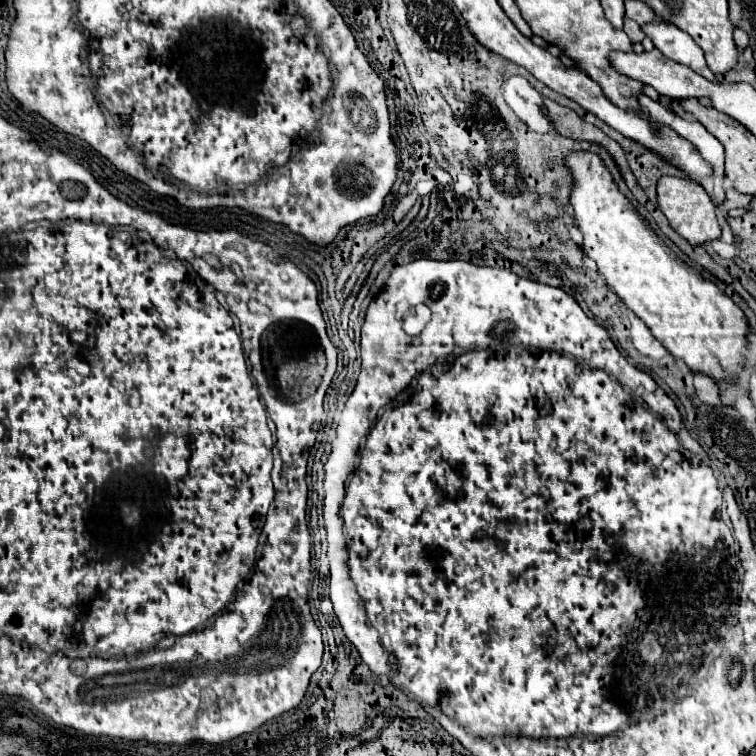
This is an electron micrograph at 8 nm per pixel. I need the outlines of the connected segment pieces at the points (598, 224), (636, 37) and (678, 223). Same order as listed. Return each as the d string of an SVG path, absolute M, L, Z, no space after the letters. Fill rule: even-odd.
M570 151L564 159L572 177L570 205L584 237L584 255L596 263L606 283L672 357L680 357L692 371L706 373L714 381L738 375L748 335L744 311L664 245L650 223L622 195L598 153Z
M628 17L624 19L624 33L632 39L632 41L642 41L646 35L642 33L642 29L640 29L640 25L638 23L634 23L634 21L630 21Z
M662 177L658 179L658 205L670 225L688 241L694 245L702 245L708 241L714 241L720 237L720 223L716 217L716 207L706 193L706 189L692 181L682 177Z

